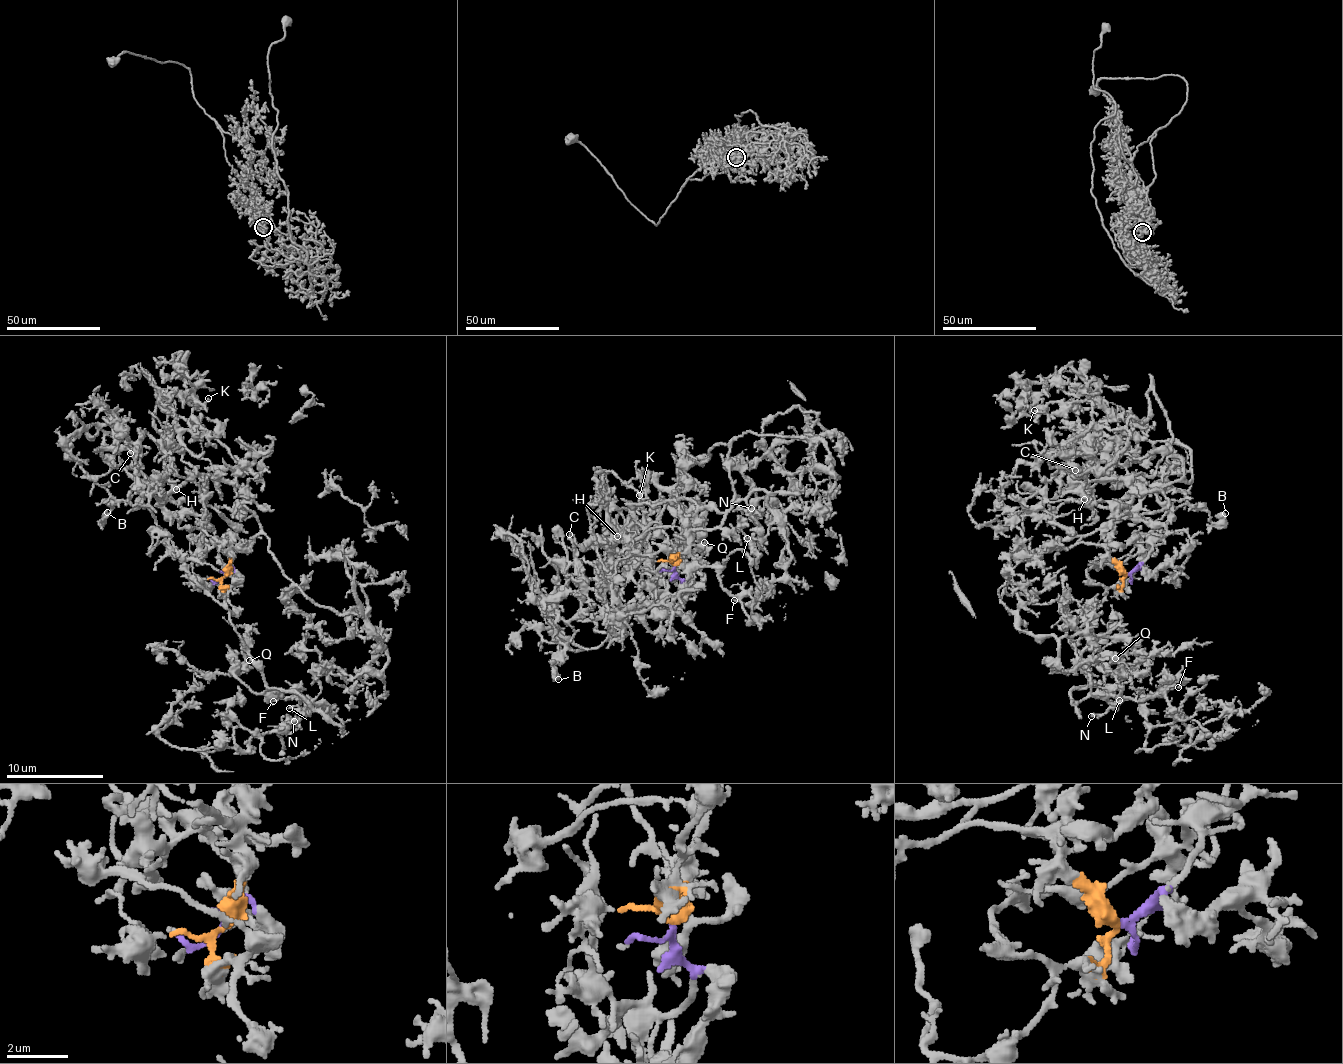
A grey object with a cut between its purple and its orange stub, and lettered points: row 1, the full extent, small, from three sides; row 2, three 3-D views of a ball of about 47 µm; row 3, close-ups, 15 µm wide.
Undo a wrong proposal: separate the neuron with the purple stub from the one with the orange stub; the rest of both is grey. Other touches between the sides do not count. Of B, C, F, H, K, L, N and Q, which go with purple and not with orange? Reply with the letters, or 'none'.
B, C, H, K

